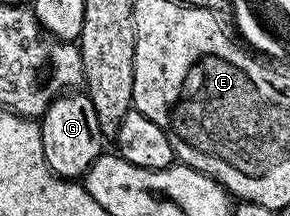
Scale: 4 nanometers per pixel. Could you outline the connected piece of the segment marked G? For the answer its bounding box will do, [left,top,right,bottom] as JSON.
[39,92,103,179]

